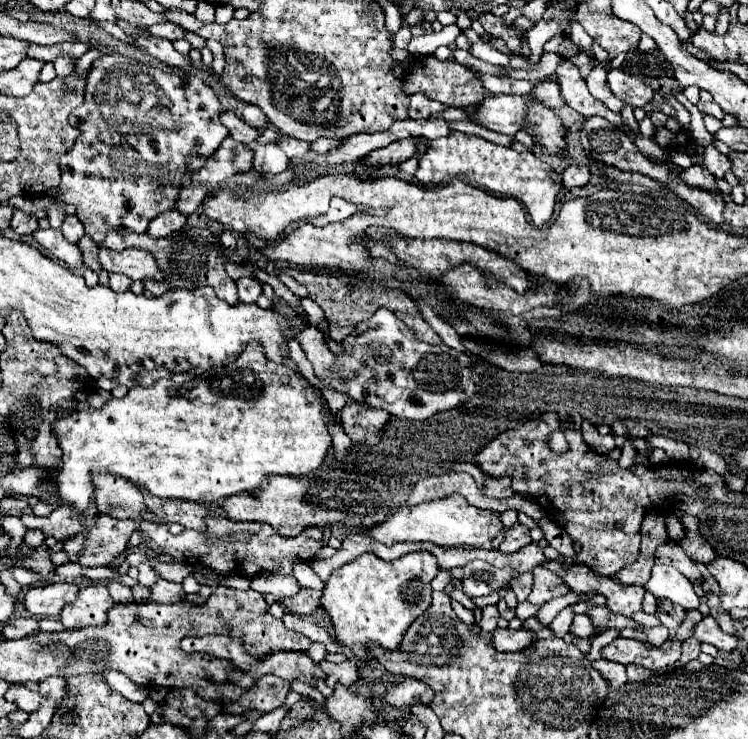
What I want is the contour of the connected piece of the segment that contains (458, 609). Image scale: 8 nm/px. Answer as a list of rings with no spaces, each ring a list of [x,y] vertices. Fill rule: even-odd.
[[[453,600],[453,610],[455,610],[455,614],[457,614],[465,624],[475,624],[475,616],[473,616],[473,612],[467,610],[461,602]]]

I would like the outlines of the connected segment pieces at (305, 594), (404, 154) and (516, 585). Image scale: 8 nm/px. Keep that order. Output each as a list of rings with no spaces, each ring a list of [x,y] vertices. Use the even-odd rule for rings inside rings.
[[[299,588],[299,592],[295,596],[283,598],[281,604],[285,606],[287,612],[307,616],[307,614],[313,614],[319,608],[319,598],[321,598],[321,592],[311,590],[311,588]]]
[[[405,138],[405,140],[395,140],[385,148],[373,150],[367,158],[369,166],[381,166],[381,164],[401,164],[407,158],[415,156],[417,152],[417,138]]]
[[[525,572],[521,578],[517,578],[517,582],[513,582],[511,590],[517,594],[519,602],[525,602],[527,596],[531,594],[531,586],[533,586],[533,574]]]

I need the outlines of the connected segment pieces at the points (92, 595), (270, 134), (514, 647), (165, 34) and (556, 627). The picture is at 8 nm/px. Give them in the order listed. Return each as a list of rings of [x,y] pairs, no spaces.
[[[101,584],[85,586],[79,590],[75,602],[65,606],[59,614],[59,620],[67,628],[85,628],[85,626],[101,626],[105,624],[107,610],[113,606],[113,598],[107,588]]]
[[[265,128],[263,134],[261,134],[257,140],[253,140],[253,142],[249,142],[249,144],[245,144],[245,146],[247,146],[249,150],[255,150],[257,146],[265,146],[265,144],[277,144],[277,130]]]
[[[497,628],[493,632],[493,644],[497,646],[497,650],[501,652],[519,652],[519,650],[527,650],[537,642],[535,634],[531,630],[501,630]]]
[[[165,22],[165,24],[149,26],[149,28],[147,28],[147,34],[149,34],[149,36],[155,36],[155,38],[167,38],[167,40],[171,40],[171,42],[185,36],[183,28],[177,26],[177,24],[173,24],[173,22]]]
[[[571,606],[563,608],[563,610],[555,616],[555,620],[553,620],[551,626],[549,626],[549,628],[555,632],[555,636],[563,638],[563,636],[569,632],[569,626],[571,626],[571,622],[573,622],[573,616],[575,616],[575,612],[573,612]]]

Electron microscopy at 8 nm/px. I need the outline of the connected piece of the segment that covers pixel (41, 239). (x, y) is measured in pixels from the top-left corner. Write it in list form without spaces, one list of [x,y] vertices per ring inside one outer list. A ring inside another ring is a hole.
[[[47,228],[47,230],[35,230],[33,232],[33,238],[35,242],[47,250],[51,256],[55,256],[57,260],[61,260],[63,264],[67,264],[69,268],[79,268],[83,262],[81,262],[81,252],[77,250],[75,244],[71,244],[61,230],[53,230],[53,228]]]

